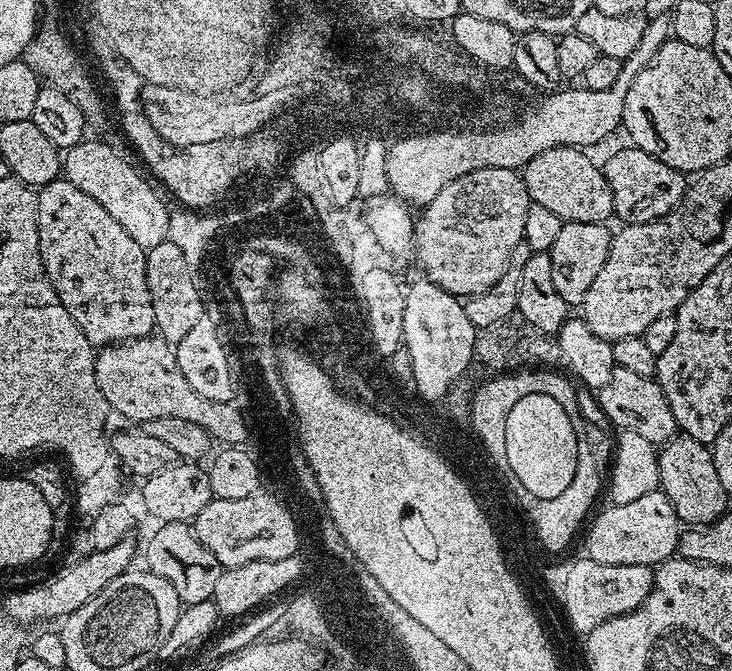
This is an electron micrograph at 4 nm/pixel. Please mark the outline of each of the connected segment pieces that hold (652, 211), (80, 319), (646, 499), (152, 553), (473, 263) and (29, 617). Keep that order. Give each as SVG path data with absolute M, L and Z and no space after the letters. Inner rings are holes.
M635 146L620 148L608 161L603 161L604 177L614 194L615 219L624 224L641 224L654 222L670 214L682 202L686 191L685 173L666 166L654 154Z
M61 178L45 184L43 188L39 189L36 192L36 213L38 214L38 246L42 254L42 266L46 266L46 274L62 302L62 306L66 306L70 318L74 318L74 322L78 322L78 330L82 330L82 334L86 334L93 349L99 350L107 348L110 344L122 344L126 340L136 340L139 336L149 335L155 329L156 319L150 298L150 286L146 280L146 250L142 246L138 246L138 242L134 242L134 238L130 238L130 234L126 234L126 230L122 230L122 226L118 226L118 222L114 222L114 218L110 218L110 214L106 214L106 209L99 202L94 202L94 198L90 198L90 194L78 190L78 186L74 186L69 180Z
M657 490L642 494L642 498L634 498L634 502L609 503L607 507L601 507L587 525L587 559L602 562L606 566L652 568L677 555L682 525L670 498L666 498L664 492Z
M170 522L160 524L157 529L148 544L147 571L166 578L166 582L174 586L181 605L211 600L222 567L218 558L197 538L193 525L188 522Z
M511 168L474 170L442 186L442 190L438 190L436 197L423 209L424 214L421 218L419 216L414 228L414 248L416 244L420 264L424 267L423 275L457 298L477 296L490 290L490 286L502 278L514 246L518 246L518 242L524 239L529 203L523 175Z
M125 538L118 542L118 546L110 546L110 550L105 552L89 551L89 556L81 558L77 564L68 564L65 568L57 570L53 576L45 578L41 584L36 584L33 588L28 588L25 592L12 592L5 602L3 611L22 626L38 620L56 620L70 615L74 610L78 610L94 594L98 594L114 578L118 578L122 573L129 571L133 567L132 559L136 556L136 548L131 544L131 539Z

